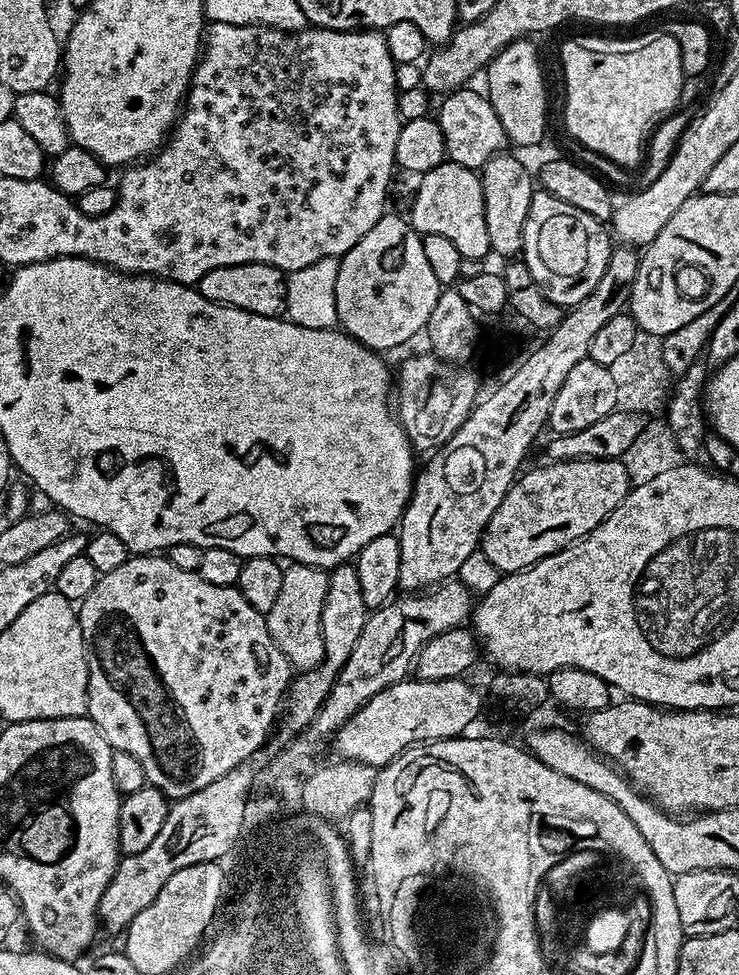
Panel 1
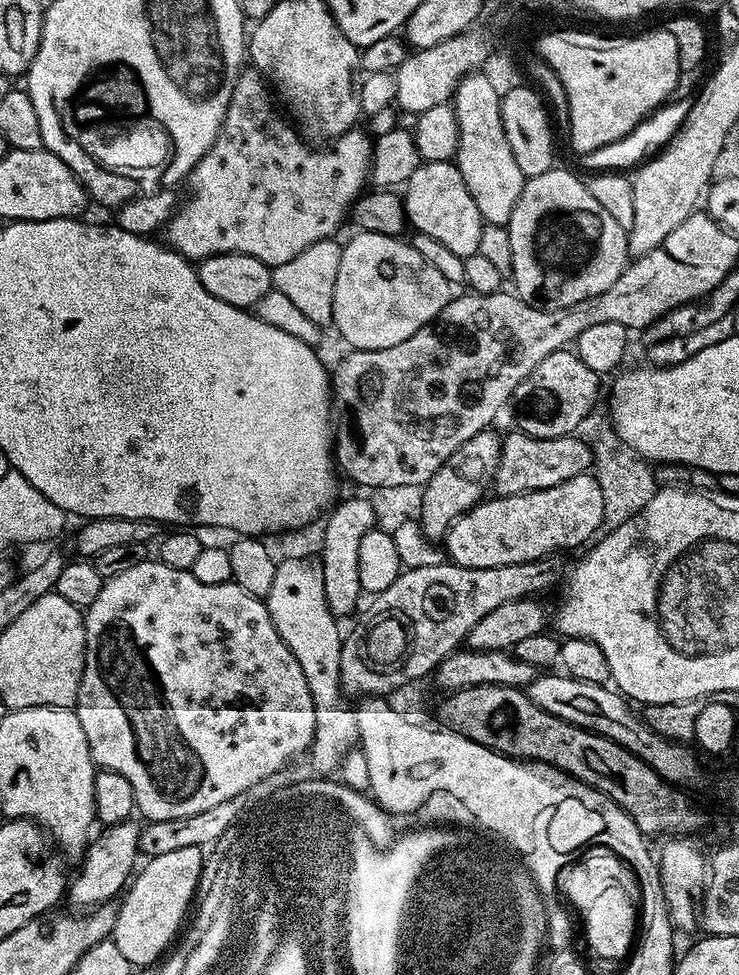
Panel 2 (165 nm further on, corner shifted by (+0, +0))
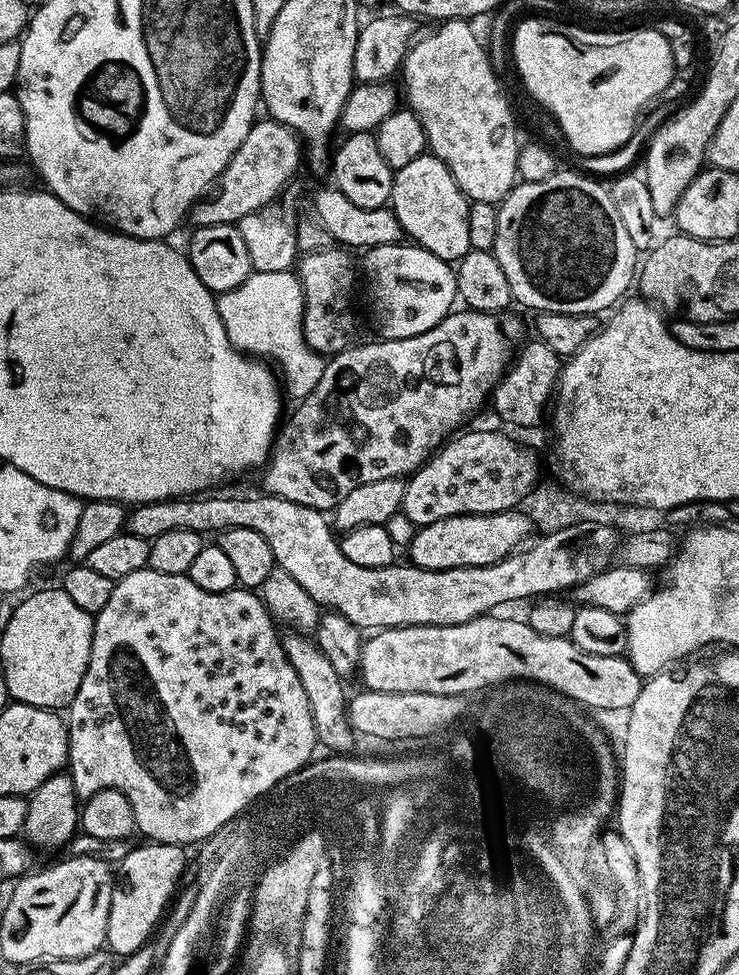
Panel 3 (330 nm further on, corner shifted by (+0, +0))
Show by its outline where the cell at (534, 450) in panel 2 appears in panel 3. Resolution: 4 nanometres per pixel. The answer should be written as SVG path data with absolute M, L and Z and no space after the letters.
M464 432L453 435L439 450L433 451L425 460L422 467L417 468L411 476L407 477L404 485L404 497L402 498L402 506L400 512L402 516L412 523L412 526L423 526L425 524L433 524L439 520L445 520L451 516L489 516L495 512L510 512L517 509L526 494L530 494L533 487L541 479L540 464L536 461L536 456L528 448L523 448L520 444L515 444L508 436L503 436L500 432Z

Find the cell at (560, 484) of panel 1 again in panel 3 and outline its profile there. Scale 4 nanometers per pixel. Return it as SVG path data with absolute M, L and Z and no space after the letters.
M519 510L510 512L495 512L489 516L451 516L433 524L417 527L412 536L412 545L408 548L407 559L420 568L430 570L446 570L447 568L461 568L462 566L486 566L506 558L511 552L521 547L524 535L530 531L529 519Z

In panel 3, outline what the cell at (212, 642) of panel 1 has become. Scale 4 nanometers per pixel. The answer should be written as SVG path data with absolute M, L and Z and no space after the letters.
M143 568L142 570L134 570L134 574L126 574L126 578L116 581L114 586L114 594L110 594L110 598L106 602L106 606L102 606L102 610L95 613L94 623L92 626L92 649L90 650L90 662L86 674L82 678L82 686L78 686L78 694L74 694L72 703L66 708L66 723L68 726L68 762L66 771L74 782L74 790L77 796L87 798L98 794L98 790L106 790L113 788L122 794L126 794L126 798L130 798L130 806L134 810L134 822L136 823L136 832L141 837L147 838L149 841L157 844L178 844L181 846L199 845L201 842L214 835L220 828L220 822L228 819L228 816L236 812L241 804L248 803L252 796L264 788L271 785L274 786L278 782L282 782L282 778L294 774L305 764L313 759L312 751L318 748L316 738L316 727L314 726L314 718L310 714L310 702L306 698L306 690L302 690L302 682L298 678L298 674L294 672L294 666L287 660L287 656L283 650L283 642L281 633L276 633L278 627L277 621L274 619L263 600L255 591L247 588L235 587L225 592L211 592L210 590L202 590L202 586L194 586L194 582L186 574L179 576L178 574L162 574L153 568Z

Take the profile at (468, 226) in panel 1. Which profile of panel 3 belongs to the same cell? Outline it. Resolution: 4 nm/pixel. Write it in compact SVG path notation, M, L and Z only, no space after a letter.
M425 154L395 169L390 201L392 212L412 244L420 245L442 260L459 262L470 249L469 203L450 170L436 156Z

